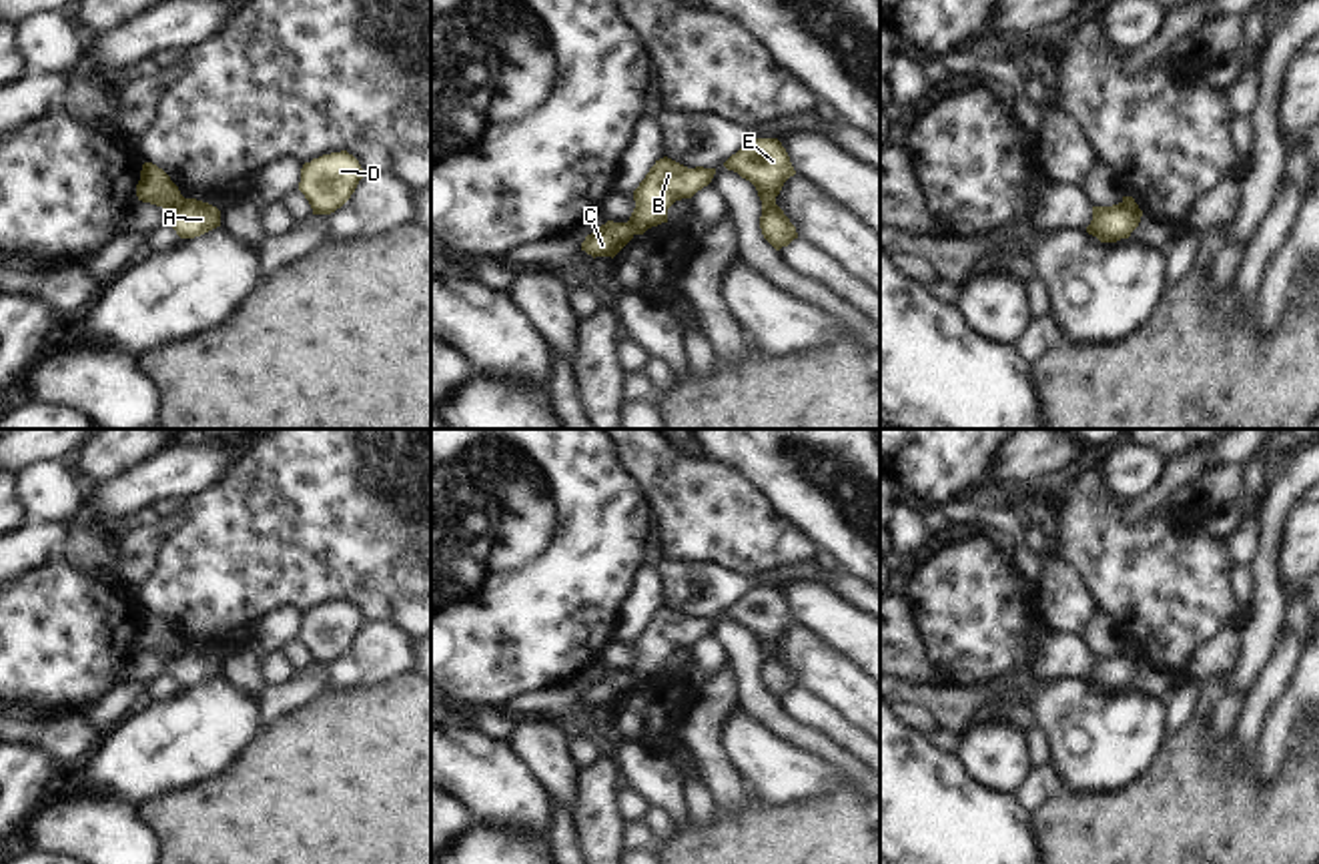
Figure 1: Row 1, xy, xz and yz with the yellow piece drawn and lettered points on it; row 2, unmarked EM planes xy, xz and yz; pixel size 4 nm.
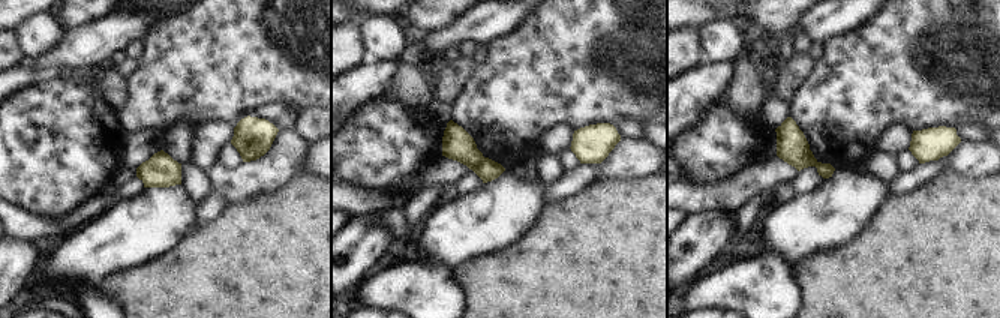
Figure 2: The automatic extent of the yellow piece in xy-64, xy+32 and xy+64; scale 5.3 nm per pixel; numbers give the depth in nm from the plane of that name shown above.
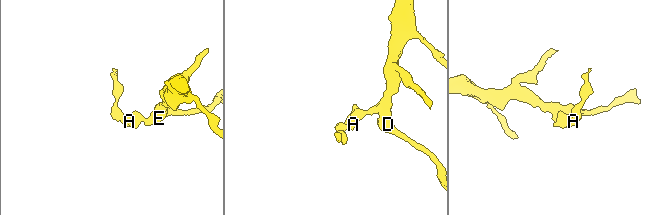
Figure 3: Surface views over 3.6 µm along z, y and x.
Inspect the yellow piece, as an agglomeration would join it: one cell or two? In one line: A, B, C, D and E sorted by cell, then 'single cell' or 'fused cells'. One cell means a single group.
A B D E / C | fused cells

